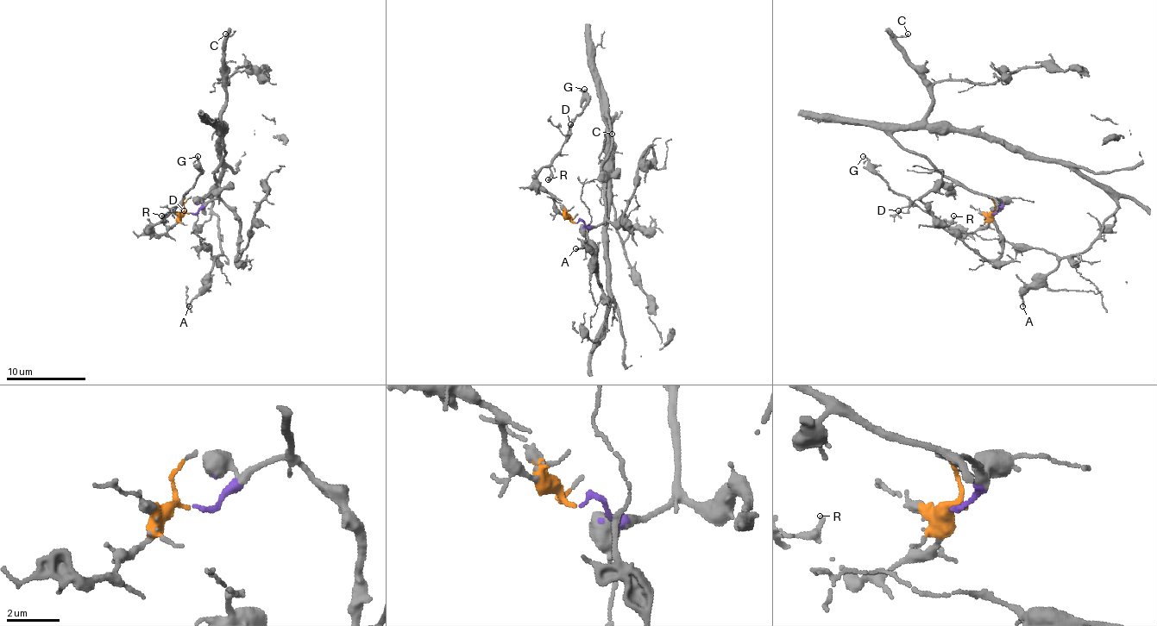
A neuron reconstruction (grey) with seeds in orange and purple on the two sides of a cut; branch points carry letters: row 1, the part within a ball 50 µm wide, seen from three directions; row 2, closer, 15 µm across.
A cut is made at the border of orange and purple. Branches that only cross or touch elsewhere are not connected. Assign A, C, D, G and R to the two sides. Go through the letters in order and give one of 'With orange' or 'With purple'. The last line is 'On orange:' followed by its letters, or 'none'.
A: With purple
C: With purple
D: With orange
G: With orange
R: With orange
On orange: D, G, R

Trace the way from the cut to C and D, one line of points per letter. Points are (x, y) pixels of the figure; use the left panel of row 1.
C: (191, 213), (196, 213), (218, 197), (214, 170), (224, 156), (220, 112), (226, 103), (226, 34)
D: (188, 213), (165, 233), (159, 235), (151, 227), (179, 205), (182, 213), (185, 211)

